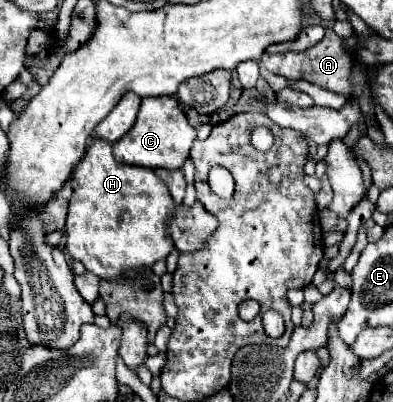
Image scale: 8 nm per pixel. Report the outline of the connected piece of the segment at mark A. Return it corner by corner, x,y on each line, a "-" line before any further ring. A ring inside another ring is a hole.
327,28
325,30
325,38
313,46
311,50
305,52
283,52
283,54
269,54
265,52
265,56
261,56
261,64
265,66
265,70
285,76
289,80
307,80
315,86
321,86
325,90
337,92
337,94
345,94
349,96
351,92
351,84
349,84
349,76
351,76
351,66
353,66
353,56
347,54
341,48
341,38

